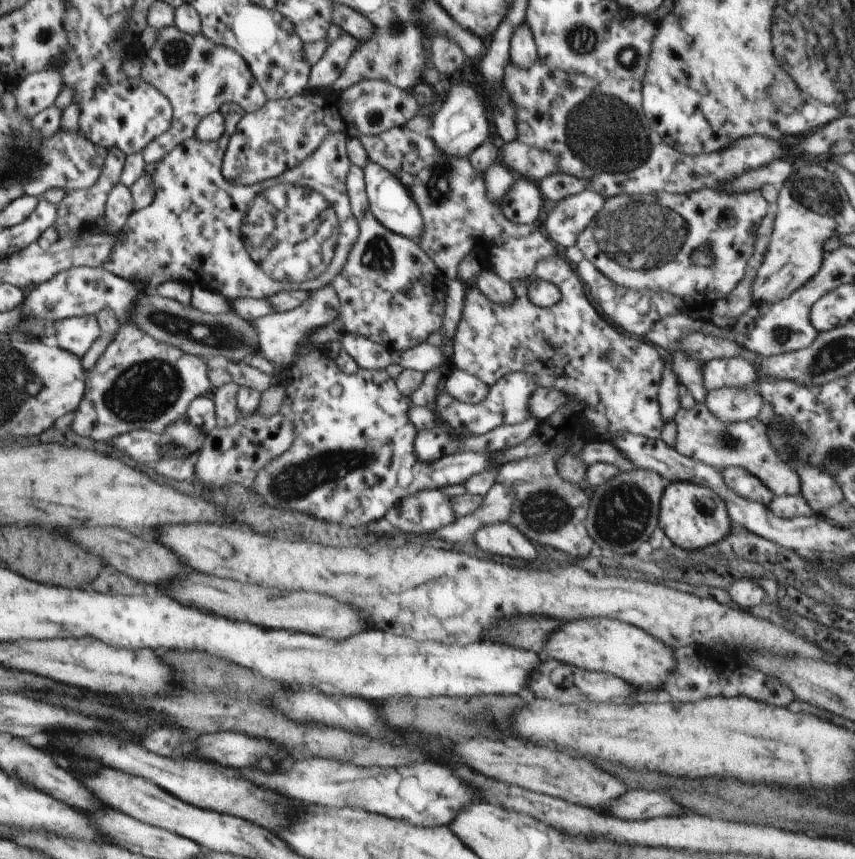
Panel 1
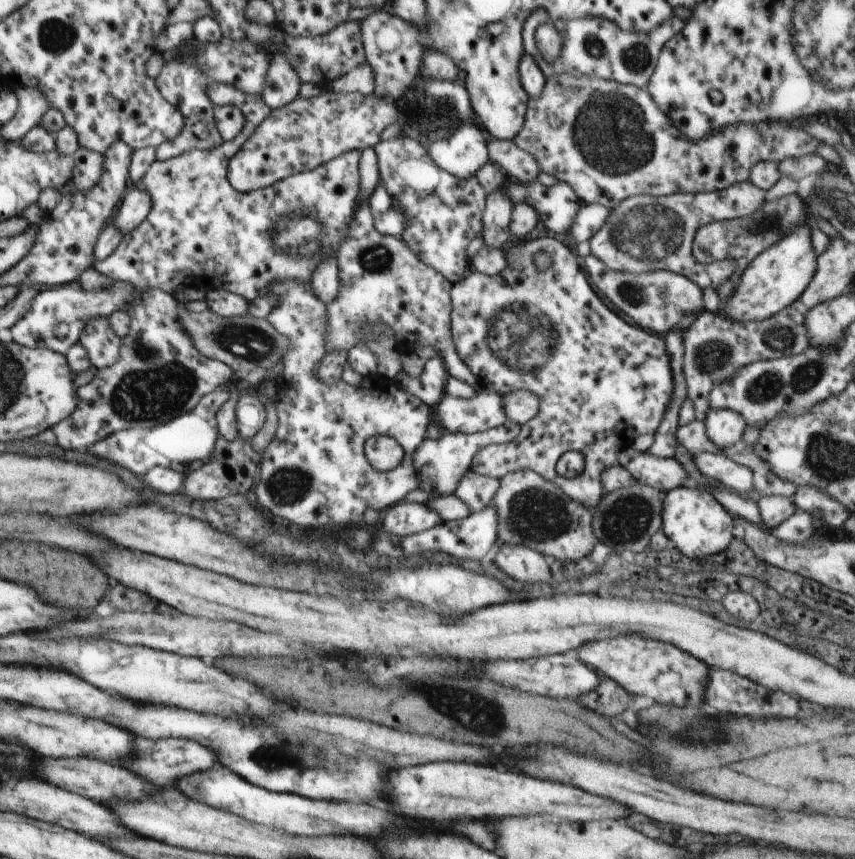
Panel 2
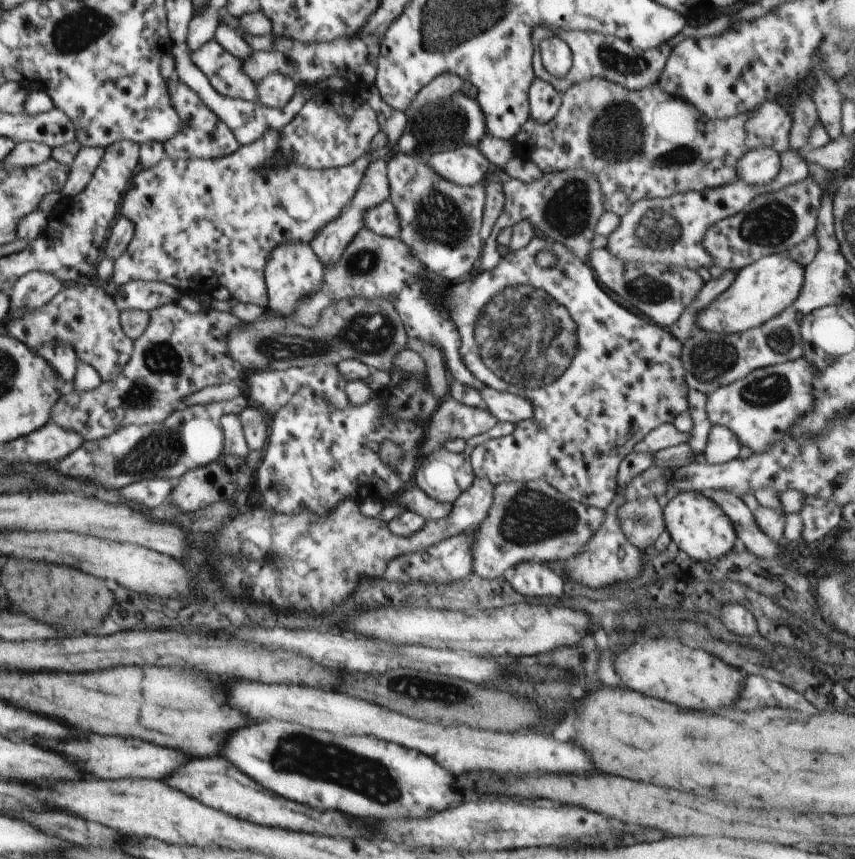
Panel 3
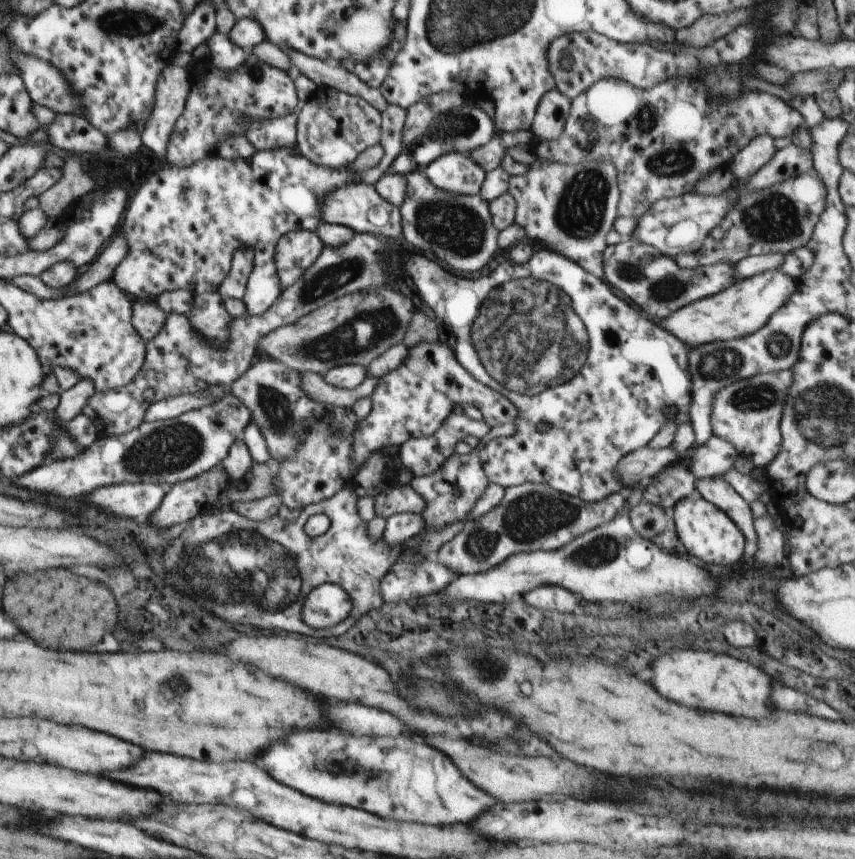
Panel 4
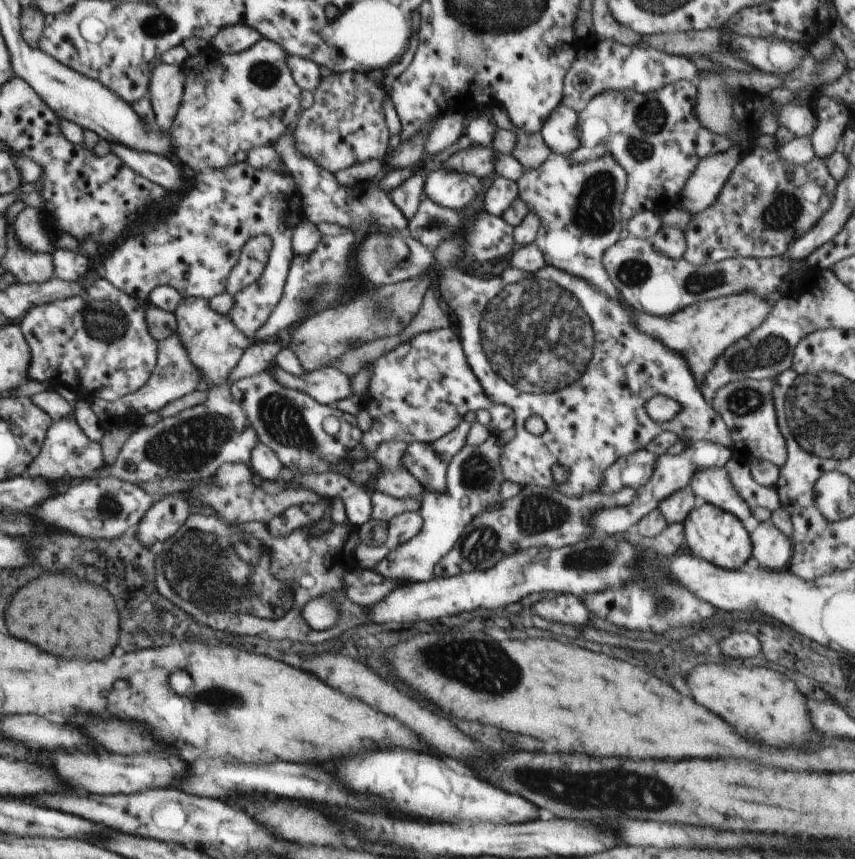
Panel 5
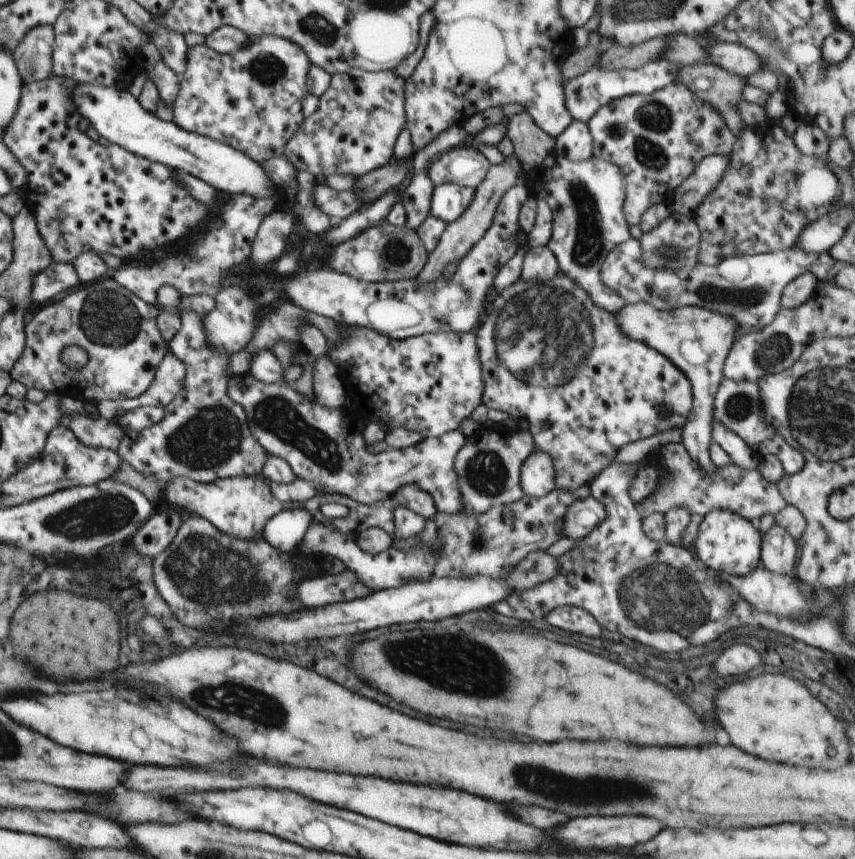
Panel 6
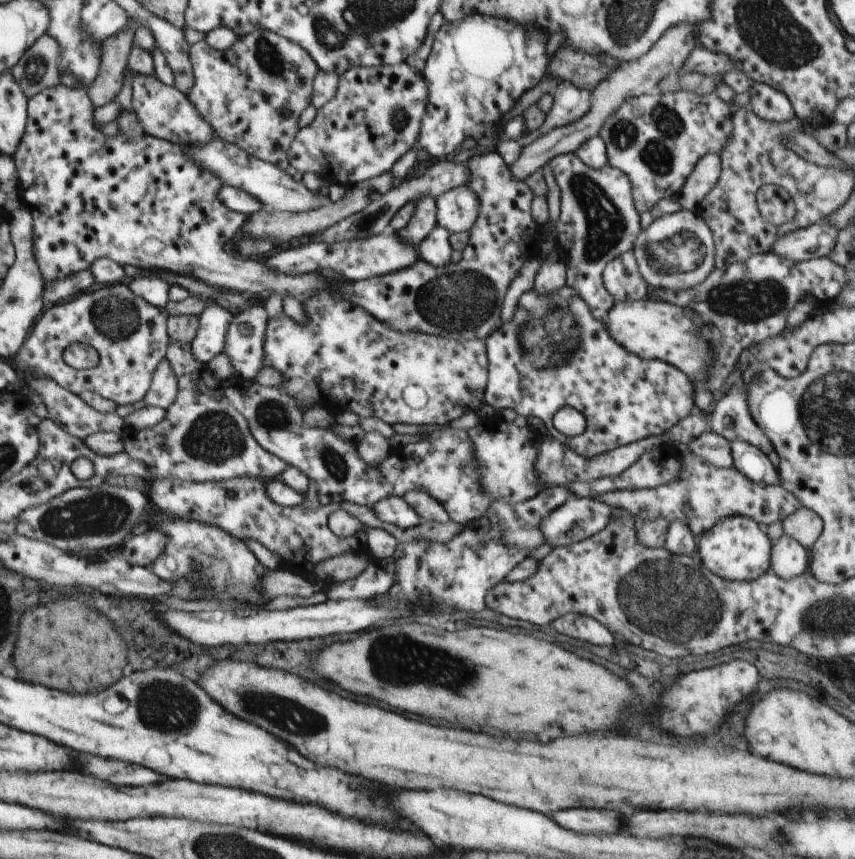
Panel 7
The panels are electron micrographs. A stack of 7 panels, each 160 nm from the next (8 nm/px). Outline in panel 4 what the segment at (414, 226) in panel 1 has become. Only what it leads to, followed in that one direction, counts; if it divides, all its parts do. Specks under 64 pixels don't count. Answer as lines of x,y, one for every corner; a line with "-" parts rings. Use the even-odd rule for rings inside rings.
360,181
332,189
321,204
321,220
328,224
350,227
355,233
370,233
388,238
396,238
403,233
400,209
384,200
373,184

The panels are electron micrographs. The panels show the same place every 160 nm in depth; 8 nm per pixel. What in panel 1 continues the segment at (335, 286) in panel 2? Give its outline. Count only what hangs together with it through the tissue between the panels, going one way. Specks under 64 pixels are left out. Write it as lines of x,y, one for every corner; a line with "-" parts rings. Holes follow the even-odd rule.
326,285
321,289
309,291
307,299
294,310
285,313
270,313
251,322
259,334
260,352
274,365
276,376
291,365
302,338
337,318
339,306
336,291
332,286

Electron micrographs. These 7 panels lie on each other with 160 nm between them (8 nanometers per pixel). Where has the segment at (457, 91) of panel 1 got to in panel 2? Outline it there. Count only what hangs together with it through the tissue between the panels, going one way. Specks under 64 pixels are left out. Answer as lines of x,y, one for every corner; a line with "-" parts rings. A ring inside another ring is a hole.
462,122
458,126
458,130
454,130
452,136
432,142
428,150
430,157
436,162
436,165
452,174
452,176
456,176
456,178
475,176
476,172
482,166
485,166
486,162
489,162
486,140
479,126
472,124
472,122

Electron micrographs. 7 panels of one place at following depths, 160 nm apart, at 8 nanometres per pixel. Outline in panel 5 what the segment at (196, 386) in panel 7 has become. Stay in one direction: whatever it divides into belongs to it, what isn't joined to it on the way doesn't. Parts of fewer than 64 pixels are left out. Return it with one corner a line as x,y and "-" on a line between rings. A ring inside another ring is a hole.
184,297
174,312
177,318
177,335
188,353
190,362
199,370
201,387
207,386
204,402
182,410
174,416
161,418
155,425
142,426
130,435
124,443
120,454
112,465
103,470
116,478
129,483
154,481
158,478
180,478
186,482
208,480
214,477
217,470
226,463
242,463
251,466
252,449
258,444
257,434
250,424
241,403
234,400
231,393
229,376
238,364
244,351
252,342
234,326
226,316
210,308
207,299

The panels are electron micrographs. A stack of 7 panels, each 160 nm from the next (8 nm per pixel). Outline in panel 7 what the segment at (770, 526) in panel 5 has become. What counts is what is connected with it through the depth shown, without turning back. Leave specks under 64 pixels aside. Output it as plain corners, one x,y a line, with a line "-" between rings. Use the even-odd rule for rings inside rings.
786,534
771,546
771,569
780,578
796,578
808,570
810,563
810,551

